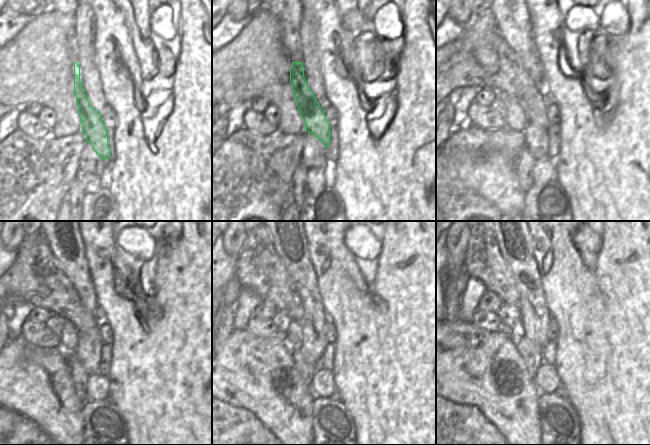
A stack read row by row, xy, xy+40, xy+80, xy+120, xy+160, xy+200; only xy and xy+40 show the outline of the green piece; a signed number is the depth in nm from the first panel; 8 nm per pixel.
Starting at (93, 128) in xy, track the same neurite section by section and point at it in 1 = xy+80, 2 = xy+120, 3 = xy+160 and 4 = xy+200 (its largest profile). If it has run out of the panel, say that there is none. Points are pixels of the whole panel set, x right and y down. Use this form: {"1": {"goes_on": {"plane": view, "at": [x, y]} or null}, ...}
{"1": {"goes_on": {"plane": "xy+80", "at": [509, 75]}}, "2": {"goes_on": {"plane": "xy+120", "at": [54, 292]}}, "3": {"goes_on": {"plane": "xy+160", "at": [258, 256]}}, "4": {"goes_on": {"plane": "xy+200", "at": [483, 257]}}}

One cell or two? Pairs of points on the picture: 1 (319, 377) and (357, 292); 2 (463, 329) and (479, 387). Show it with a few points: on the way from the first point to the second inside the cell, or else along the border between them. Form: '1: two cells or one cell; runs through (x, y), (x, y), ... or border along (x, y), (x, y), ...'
1: two cells; border along (331, 370), (335, 386)
2: one cell; runs through (462, 343), (462, 358), (477, 373)

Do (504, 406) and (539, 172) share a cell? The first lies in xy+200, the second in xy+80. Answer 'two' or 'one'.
two

